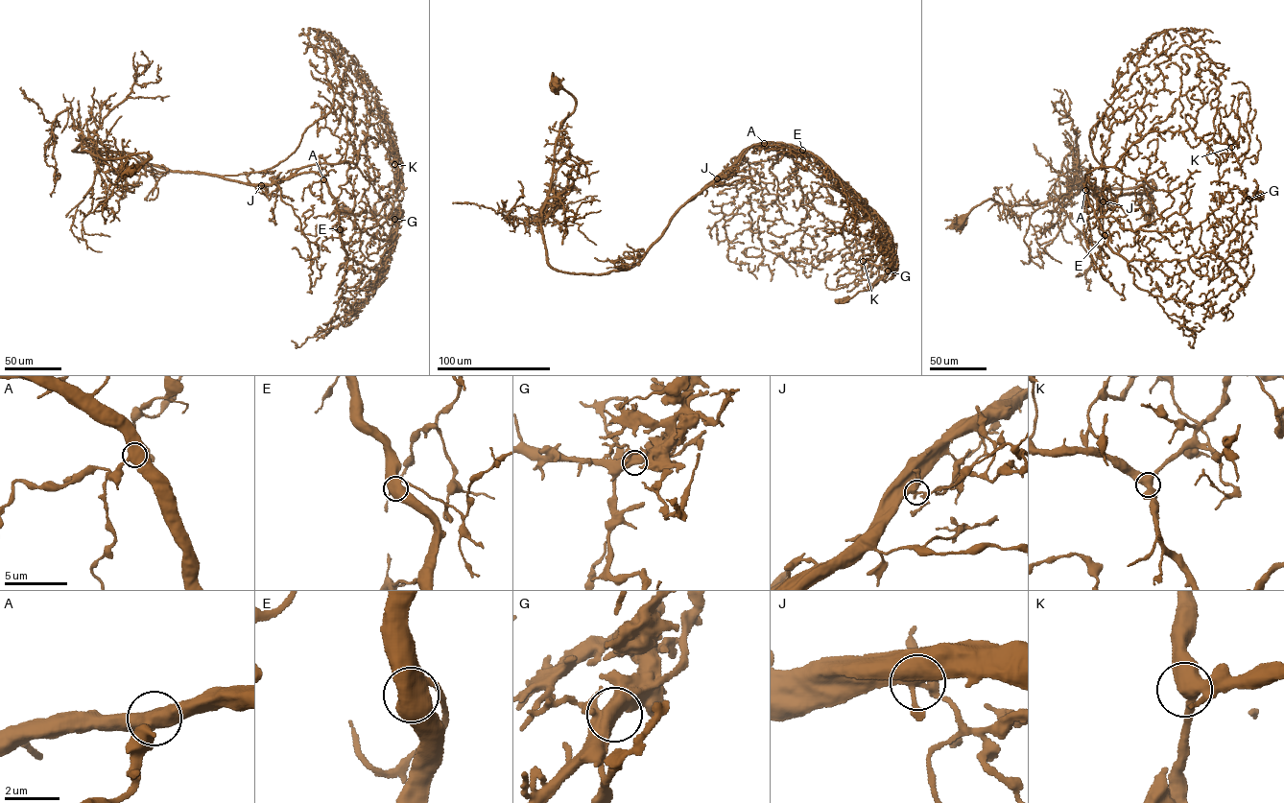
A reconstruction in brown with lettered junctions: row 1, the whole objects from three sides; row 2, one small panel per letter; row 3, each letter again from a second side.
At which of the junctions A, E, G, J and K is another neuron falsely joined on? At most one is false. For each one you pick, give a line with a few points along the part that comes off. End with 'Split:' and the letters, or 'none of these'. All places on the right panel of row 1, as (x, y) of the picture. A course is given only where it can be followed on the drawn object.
G: course (1248, 199), (1259, 194), (1260, 197)
Split: G

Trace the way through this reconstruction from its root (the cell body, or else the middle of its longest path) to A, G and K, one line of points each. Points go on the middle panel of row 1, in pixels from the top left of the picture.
A: (555, 84), (576, 104), (556, 140), (541, 212), (546, 262), (559, 271), (630, 268), (678, 210), (764, 143)
G: (555, 84), (576, 104), (541, 212), (551, 267), (630, 268), (746, 150), (780, 142), (884, 221), (888, 271)
K: (555, 84), (576, 104), (541, 212), (551, 267), (630, 268), (765, 145), (792, 157), (863, 261)

